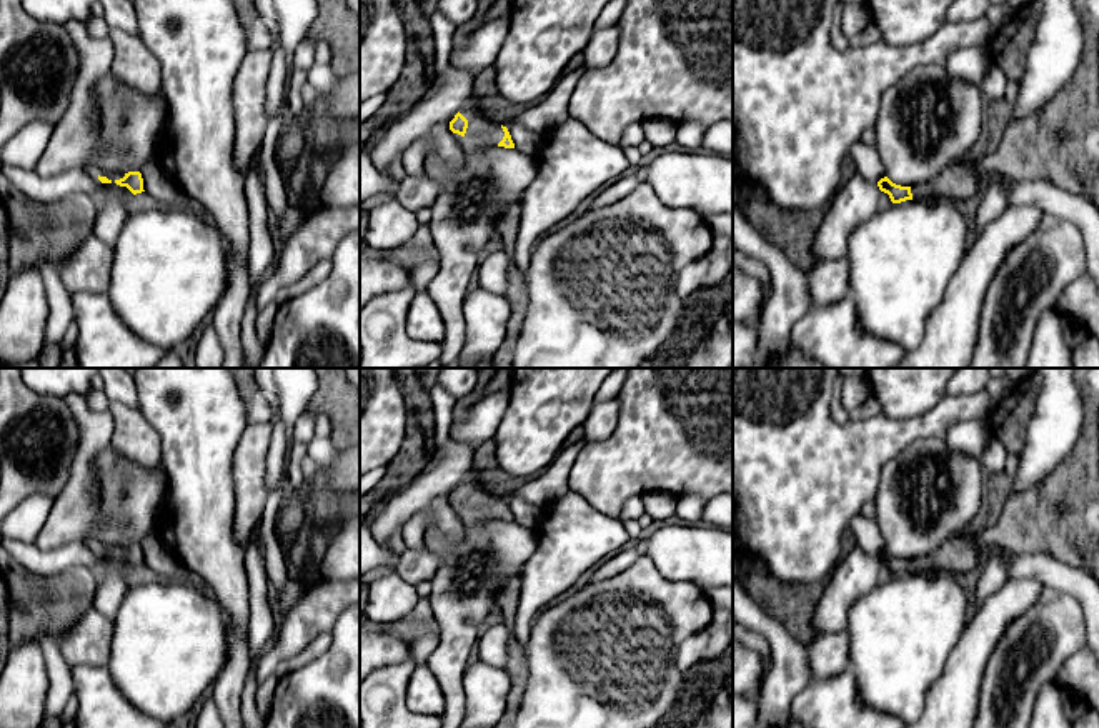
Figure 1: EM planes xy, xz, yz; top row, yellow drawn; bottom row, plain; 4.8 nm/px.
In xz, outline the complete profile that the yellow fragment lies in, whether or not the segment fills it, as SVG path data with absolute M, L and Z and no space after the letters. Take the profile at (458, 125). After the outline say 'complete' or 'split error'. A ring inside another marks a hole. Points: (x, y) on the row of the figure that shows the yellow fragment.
M470 88L463 93L460 112L450 122L450 130L463 137L468 145L485 147L498 145L515 148L511 135L506 127L493 123L476 107L476 100Z; split error

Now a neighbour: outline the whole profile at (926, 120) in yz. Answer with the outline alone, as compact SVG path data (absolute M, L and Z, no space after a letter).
M942 63L914 67L881 95L873 132L876 152L893 183L914 187L936 178L961 155L981 147L984 137L981 85L951 77Z

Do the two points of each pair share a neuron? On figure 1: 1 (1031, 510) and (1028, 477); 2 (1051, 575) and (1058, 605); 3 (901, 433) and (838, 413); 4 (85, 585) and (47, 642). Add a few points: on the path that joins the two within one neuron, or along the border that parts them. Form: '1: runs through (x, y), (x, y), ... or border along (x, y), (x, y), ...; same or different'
1: border along (1029, 487), (1006, 505); different
2: border along (1046, 585), (1068, 592), (1081, 607); different
3: border along (833, 385), (830, 415), (845, 425); different
4: border along (37, 640), (47, 633), (55, 642); different

